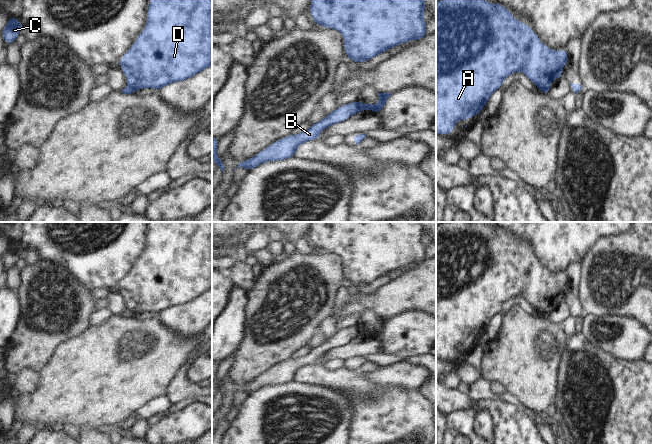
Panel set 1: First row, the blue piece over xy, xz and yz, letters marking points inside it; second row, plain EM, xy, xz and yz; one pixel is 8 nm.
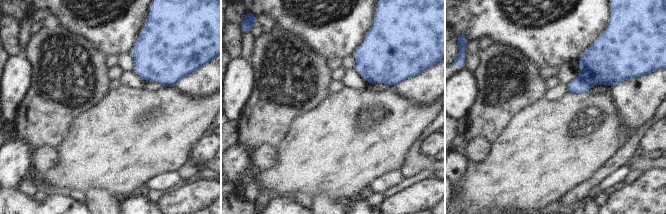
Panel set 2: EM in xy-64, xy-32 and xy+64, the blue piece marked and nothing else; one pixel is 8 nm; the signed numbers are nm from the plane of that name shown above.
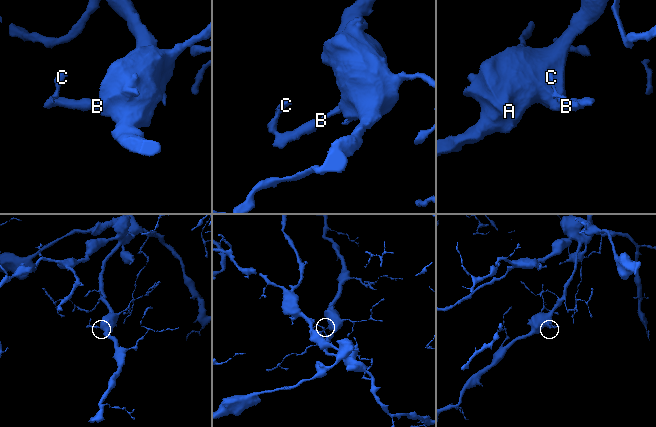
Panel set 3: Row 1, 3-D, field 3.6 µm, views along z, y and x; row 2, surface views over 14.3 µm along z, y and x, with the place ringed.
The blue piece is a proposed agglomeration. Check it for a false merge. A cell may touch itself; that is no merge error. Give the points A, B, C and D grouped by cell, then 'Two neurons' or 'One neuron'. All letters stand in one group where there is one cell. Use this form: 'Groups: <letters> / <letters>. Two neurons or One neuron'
Groups: A D / B C. Two neurons.

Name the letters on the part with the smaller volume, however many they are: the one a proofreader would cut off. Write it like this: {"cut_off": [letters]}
{"cut_off": ["B", "C"]}

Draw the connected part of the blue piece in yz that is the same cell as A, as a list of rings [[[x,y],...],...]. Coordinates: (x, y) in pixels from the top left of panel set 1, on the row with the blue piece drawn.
[[[436,0],[436,135],[452,134],[457,120],[477,116],[511,73],[521,70],[536,86],[545,88],[551,81],[564,77],[562,69],[567,63],[566,49],[553,51],[545,46],[532,28],[516,20],[499,3],[491,4],[484,0]]]

